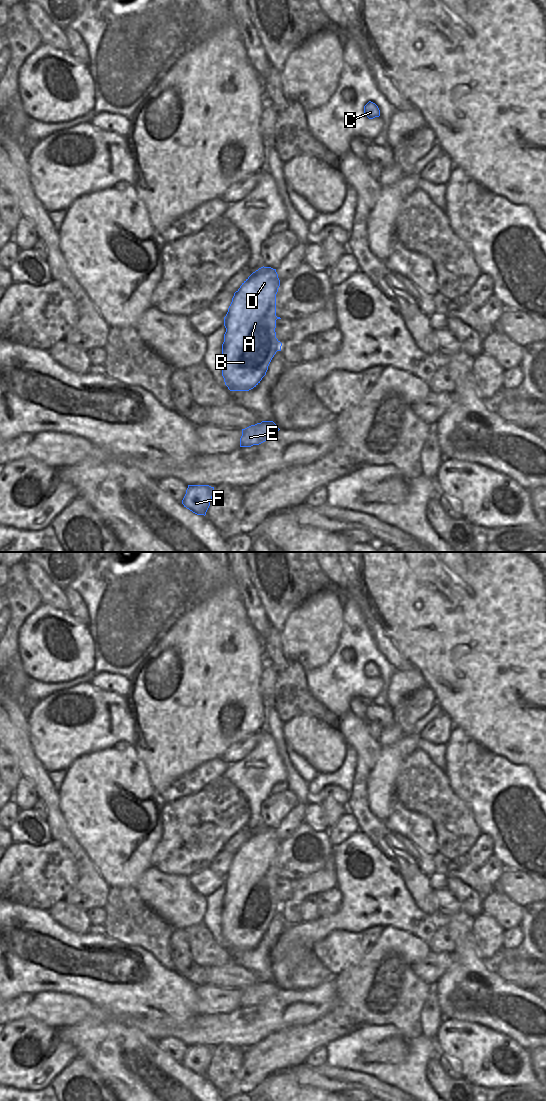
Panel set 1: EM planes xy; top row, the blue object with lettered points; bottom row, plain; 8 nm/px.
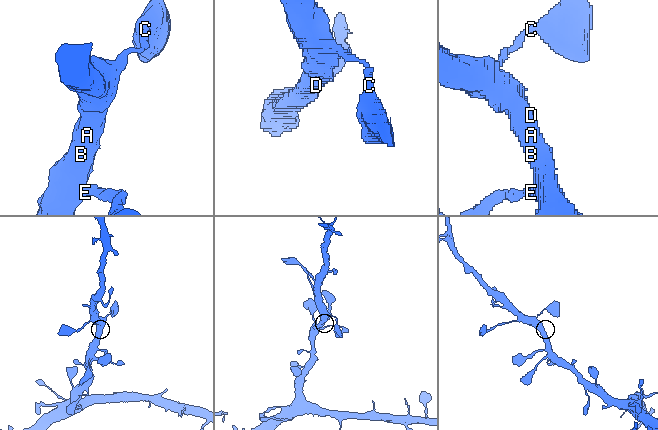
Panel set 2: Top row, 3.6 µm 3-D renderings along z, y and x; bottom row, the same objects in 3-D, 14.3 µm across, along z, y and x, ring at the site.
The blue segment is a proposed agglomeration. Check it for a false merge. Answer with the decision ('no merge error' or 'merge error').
no merge error

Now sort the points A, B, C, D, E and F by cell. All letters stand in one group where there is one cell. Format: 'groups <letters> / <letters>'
groups A B C D E F

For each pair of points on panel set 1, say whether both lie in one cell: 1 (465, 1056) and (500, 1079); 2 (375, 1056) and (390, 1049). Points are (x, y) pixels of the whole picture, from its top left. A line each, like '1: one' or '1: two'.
1: one
2: one

